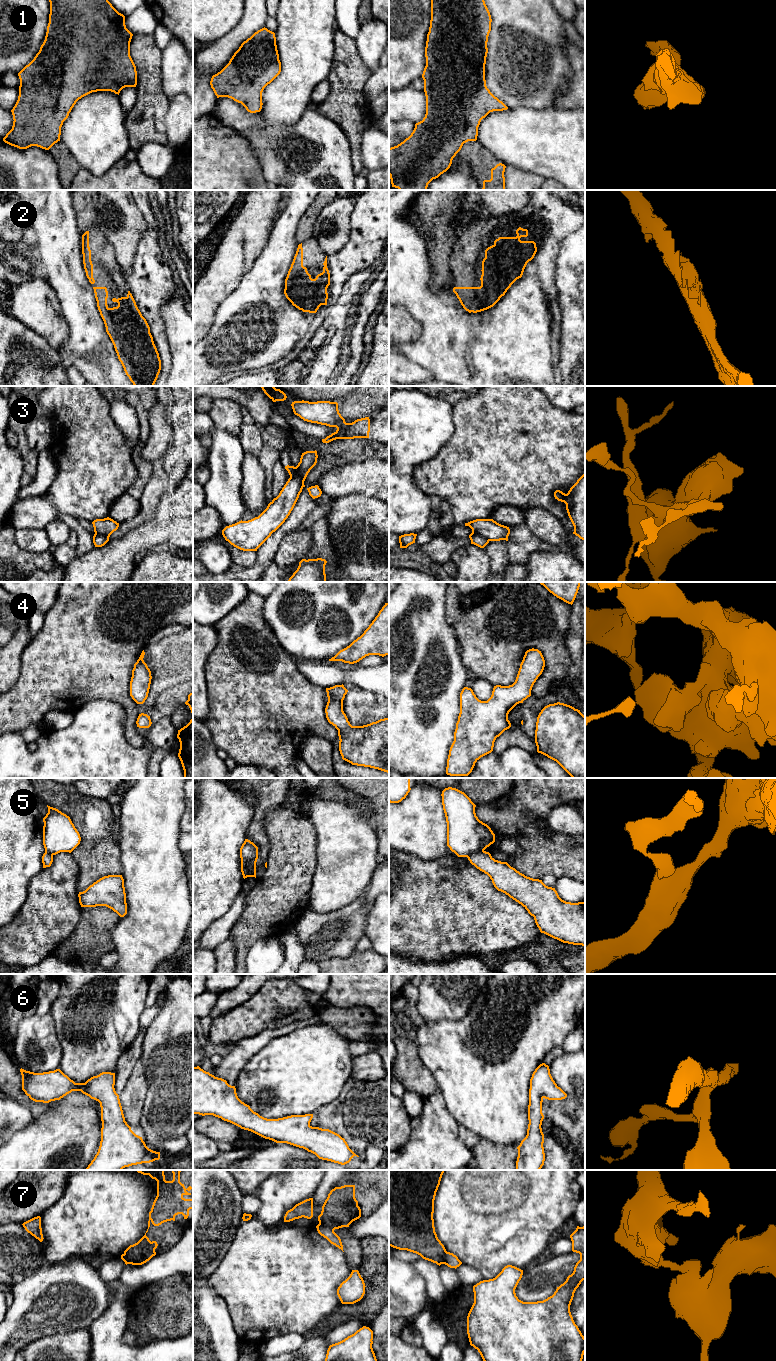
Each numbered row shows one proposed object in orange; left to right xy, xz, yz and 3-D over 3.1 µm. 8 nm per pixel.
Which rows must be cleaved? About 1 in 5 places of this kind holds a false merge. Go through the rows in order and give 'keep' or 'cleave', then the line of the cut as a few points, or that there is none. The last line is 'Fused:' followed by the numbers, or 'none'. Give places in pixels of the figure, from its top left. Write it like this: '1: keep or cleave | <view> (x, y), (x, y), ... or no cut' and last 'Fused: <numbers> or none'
1: keep | no cut
2: keep | no cut
3: cleave | yz (472, 532), (478, 533), (489, 540)
4: keep | no cut
5: cleave | yz (483, 850), (472, 852), (467, 857)
6: keep | no cut
7: cleave | xz (319, 1222), (333, 1230)
Fused: 3, 5, 7

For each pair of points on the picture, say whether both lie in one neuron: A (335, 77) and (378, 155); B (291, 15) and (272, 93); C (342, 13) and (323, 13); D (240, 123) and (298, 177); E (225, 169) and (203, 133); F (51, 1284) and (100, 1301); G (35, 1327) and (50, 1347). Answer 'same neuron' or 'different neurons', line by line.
A: different neurons
B: same neuron
C: different neurons
D: same neuron
E: same neuron
F: same neuron
G: different neurons

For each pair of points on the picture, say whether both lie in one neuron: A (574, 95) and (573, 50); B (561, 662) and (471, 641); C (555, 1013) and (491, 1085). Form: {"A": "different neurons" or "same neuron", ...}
{"A": "same neuron", "B": "same neuron", "C": "same neuron"}

